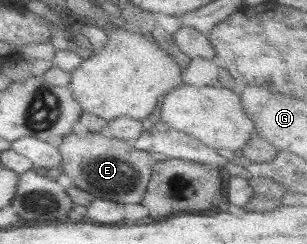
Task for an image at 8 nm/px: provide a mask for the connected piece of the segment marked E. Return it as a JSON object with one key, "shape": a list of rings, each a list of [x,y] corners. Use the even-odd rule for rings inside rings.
{"shape":[[[88,125],[88,131],[83,136],[70,132],[55,147],[61,156],[59,168],[80,190],[92,194],[93,198],[123,205],[141,202],[153,171],[154,161],[149,152],[138,150],[132,142],[116,139],[93,125]]]}

